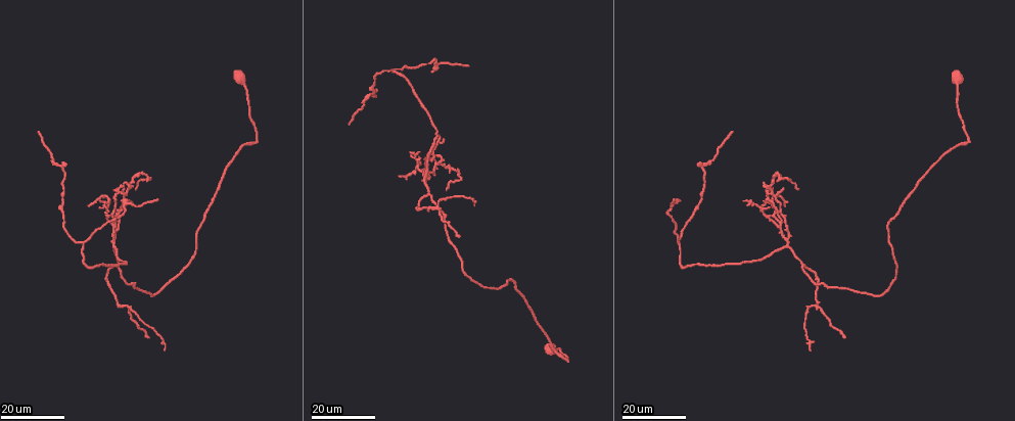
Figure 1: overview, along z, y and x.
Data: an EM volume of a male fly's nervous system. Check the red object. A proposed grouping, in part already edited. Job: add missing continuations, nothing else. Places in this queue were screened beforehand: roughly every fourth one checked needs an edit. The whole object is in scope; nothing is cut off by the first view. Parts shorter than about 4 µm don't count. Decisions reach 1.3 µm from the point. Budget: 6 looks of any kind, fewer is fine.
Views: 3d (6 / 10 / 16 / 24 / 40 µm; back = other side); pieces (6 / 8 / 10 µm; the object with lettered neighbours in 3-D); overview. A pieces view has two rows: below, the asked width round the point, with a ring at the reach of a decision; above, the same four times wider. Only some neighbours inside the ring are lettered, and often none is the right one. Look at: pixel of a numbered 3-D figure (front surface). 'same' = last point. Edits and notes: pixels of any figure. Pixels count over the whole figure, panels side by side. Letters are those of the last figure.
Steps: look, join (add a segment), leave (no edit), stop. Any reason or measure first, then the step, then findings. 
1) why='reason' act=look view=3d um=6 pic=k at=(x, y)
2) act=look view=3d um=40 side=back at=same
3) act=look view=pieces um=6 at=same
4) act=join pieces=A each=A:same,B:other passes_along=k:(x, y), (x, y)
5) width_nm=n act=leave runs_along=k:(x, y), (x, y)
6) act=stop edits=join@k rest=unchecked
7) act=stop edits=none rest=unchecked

why='tapers out' act=look view=3d um=24 pic=1 at=(122, 187)

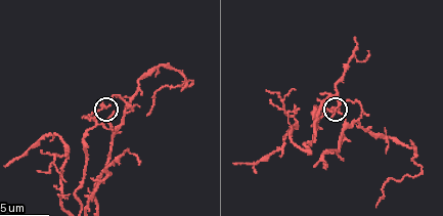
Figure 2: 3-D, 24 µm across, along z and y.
why='what lies round it' act=look view=pieces um=10 pic=2 at=(109, 105)

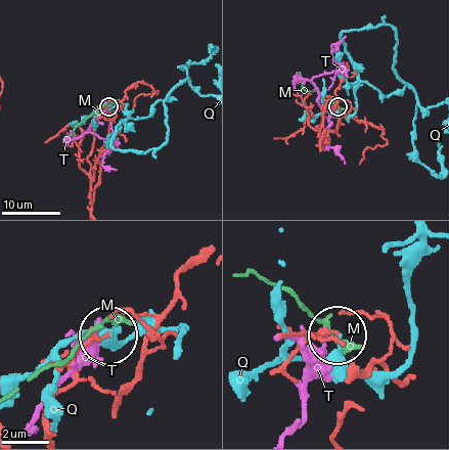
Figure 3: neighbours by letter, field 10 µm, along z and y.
act=leave each=M:other,Q:other,T:other found='no lettered segment goes on from it'

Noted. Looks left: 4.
why='thin end' act=look view=3d um=16 pic=1 at=(733, 133)

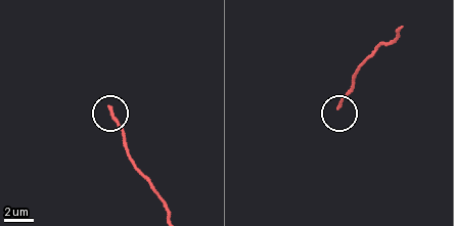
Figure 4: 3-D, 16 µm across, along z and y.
why='zoom in' act=look view=3d um=6 pic=4 at=(339, 109)

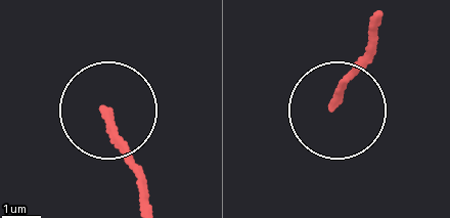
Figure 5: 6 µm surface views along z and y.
act=look view=pieces um=10 pic=5 at=(332, 105)

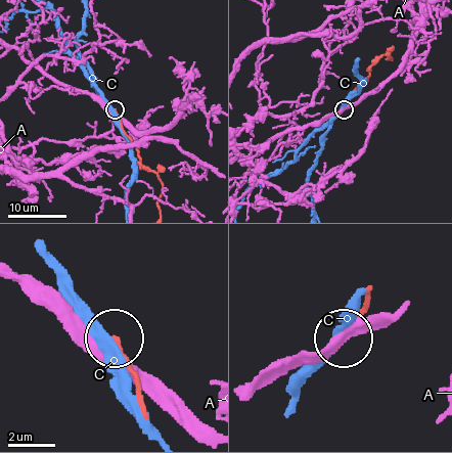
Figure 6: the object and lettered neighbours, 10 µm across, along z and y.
width_nm=180 act=leave each=A:other,C:other runs_along=6:(143, 403), (127, 356), (114, 340) found='no lettered segment goes on from it'

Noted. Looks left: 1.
act=stop edits=none rest=unchecked

